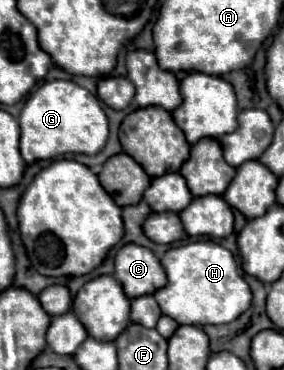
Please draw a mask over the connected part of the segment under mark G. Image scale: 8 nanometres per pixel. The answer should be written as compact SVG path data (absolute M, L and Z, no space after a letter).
M53 80L41 84L25 102L19 114L21 156L27 164L49 160L63 154L97 154L109 136L109 122L101 102L71 80Z

